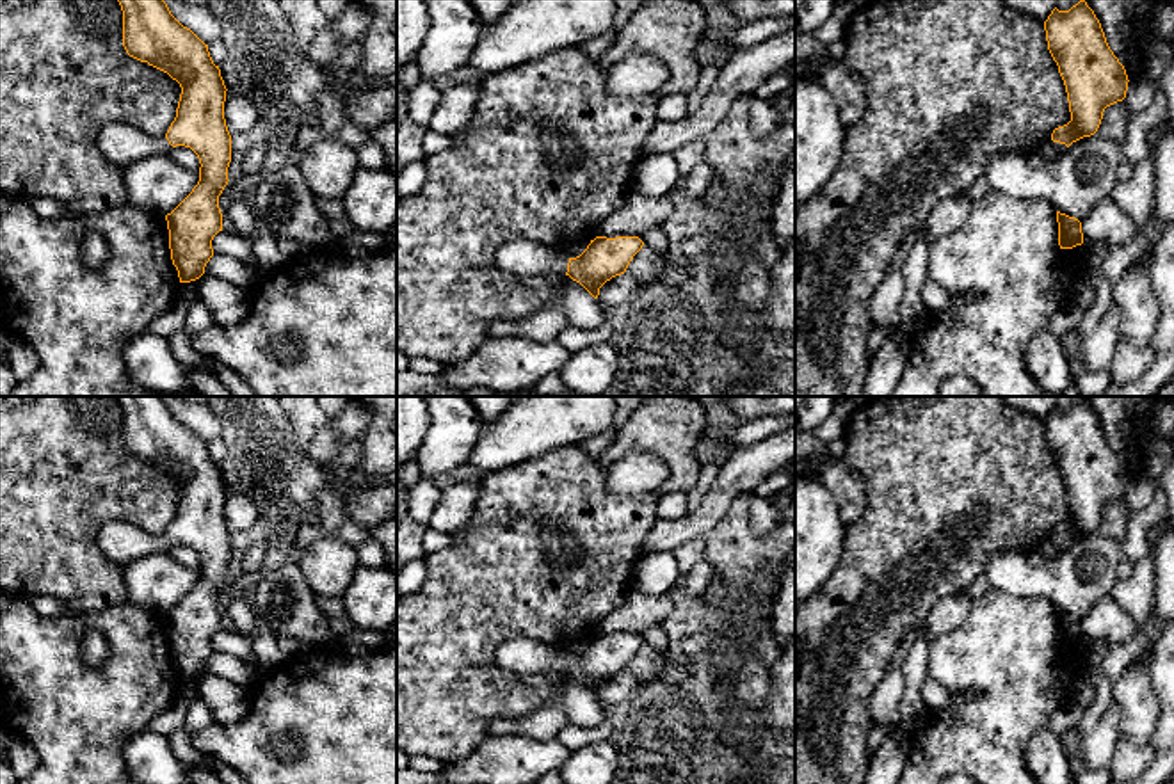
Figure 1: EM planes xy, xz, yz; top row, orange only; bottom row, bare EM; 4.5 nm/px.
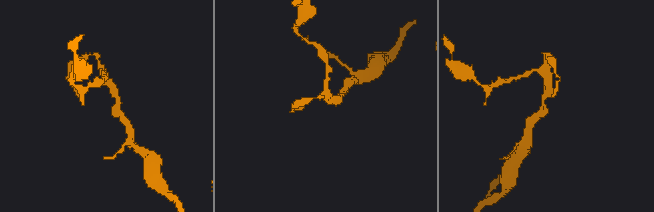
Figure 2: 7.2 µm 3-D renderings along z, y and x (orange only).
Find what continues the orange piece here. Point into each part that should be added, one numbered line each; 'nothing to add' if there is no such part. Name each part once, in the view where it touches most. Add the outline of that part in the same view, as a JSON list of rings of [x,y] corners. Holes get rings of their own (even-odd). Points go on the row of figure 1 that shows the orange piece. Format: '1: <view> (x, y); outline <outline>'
1: xz (518, 256); outline [[[512,238],[502,247],[498,261],[505,272],[514,276],[544,276],[566,274],[569,258],[537,242]]]

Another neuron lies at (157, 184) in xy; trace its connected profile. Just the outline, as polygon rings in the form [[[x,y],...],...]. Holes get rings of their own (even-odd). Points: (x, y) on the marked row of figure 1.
[[[157,153],[130,164],[125,178],[130,204],[165,217],[197,185],[199,171],[181,167],[169,153]]]

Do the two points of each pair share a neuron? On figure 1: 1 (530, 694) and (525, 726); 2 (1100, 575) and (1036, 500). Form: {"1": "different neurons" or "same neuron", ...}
{"1": "different neurons", "2": "different neurons"}

